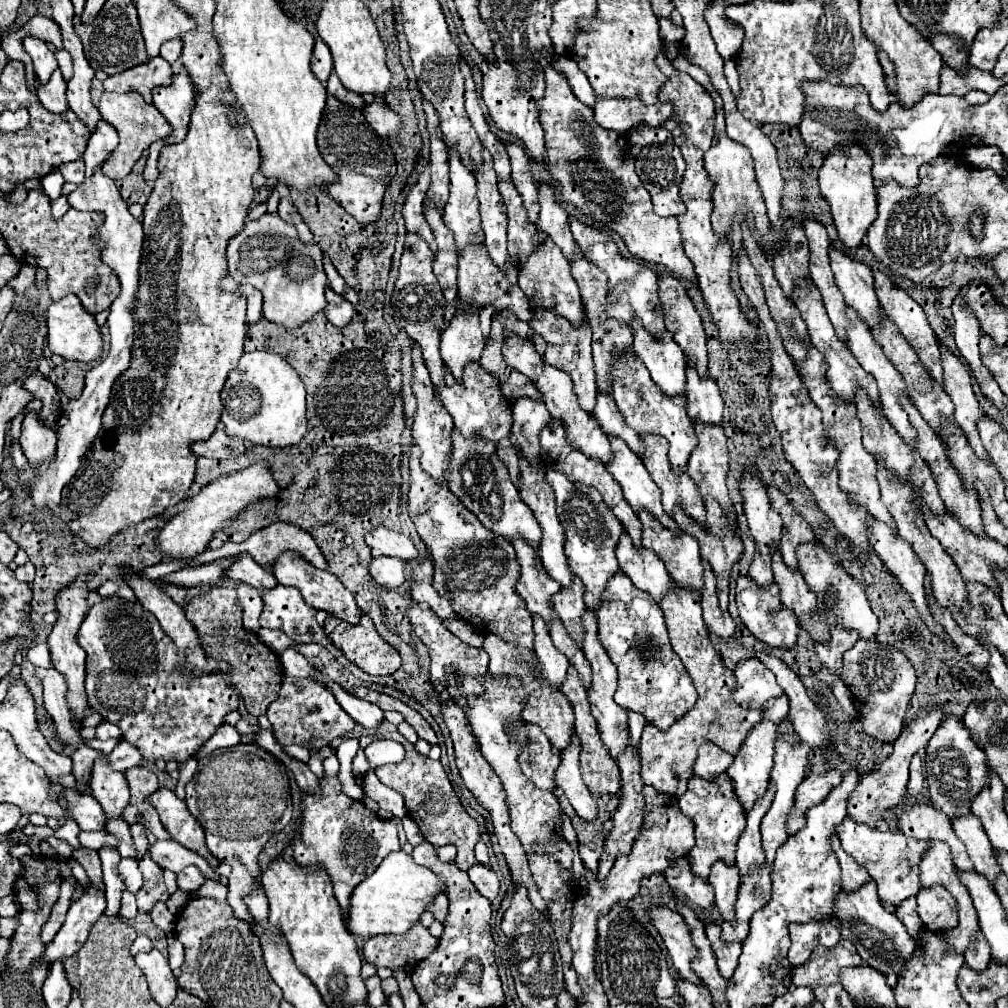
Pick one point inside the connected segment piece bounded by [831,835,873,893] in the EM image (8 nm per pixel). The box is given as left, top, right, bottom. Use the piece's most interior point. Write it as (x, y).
(853, 876)

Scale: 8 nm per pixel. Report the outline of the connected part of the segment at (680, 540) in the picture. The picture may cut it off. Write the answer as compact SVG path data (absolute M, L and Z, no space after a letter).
M639 511L639 519L643 523L643 547L659 555L679 587L703 593L703 563L697 541L687 533L675 535L665 529L647 511Z

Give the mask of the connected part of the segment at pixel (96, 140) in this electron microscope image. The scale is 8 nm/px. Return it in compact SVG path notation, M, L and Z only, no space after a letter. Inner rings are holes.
M99 121L95 133L89 137L85 155L81 157L87 165L87 169L85 169L87 175L93 173L93 169L99 167L107 159L107 155L117 147L117 141L119 141L117 131L107 121Z

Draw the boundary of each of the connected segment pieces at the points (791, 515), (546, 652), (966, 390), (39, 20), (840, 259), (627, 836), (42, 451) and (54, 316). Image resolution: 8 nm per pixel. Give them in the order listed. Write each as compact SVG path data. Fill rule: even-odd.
M769 487L767 495L771 499L771 507L775 507L775 511L779 511L779 515L783 517L783 539L781 539L783 561L787 563L787 567L797 571L799 569L797 547L803 543L815 543L815 535L809 529L809 525L797 515L797 511L789 505L789 501L775 487Z
M539 615L533 617L533 629L535 629L535 647L533 649L535 649L535 655L539 659L543 679L547 679L549 687L553 687L553 691L557 691L567 677L569 661L551 643L547 625L545 625L543 619L539 619Z
M941 345L941 365L943 365L945 391L955 403L955 421L963 429L975 455L989 463L991 459L989 459L987 451L983 449L979 431L977 431L977 421L983 417L983 411L981 411L981 407L973 395L973 389L971 389L971 375L965 369L965 365L943 345Z
M35 15L33 19L29 19L27 27L22 27L21 31L24 36L49 41L49 43L53 43L57 49L63 47L63 45L61 45L61 29L59 29L59 25L57 25L53 19L49 19L49 17Z
M831 245L831 267L835 273L835 283L841 289L845 303L857 311L857 315L867 323L869 329L879 327L879 301L873 291L871 269L859 261L849 259Z
M627 747L625 753L619 755L617 759L617 765L621 769L621 789L623 789L623 795L621 795L621 805L619 809L615 811L615 825L611 829L611 833L607 835L605 839L605 845L603 845L603 855L599 859L599 873L597 873L597 879L605 879L605 875L609 875L617 855L627 855L637 839L637 833L639 833L639 827L641 827L641 821L643 821L643 811L645 811L645 799L643 799L643 793L641 793L641 787L643 787L643 781L641 781L641 763L639 763L639 755Z
M33 411L27 413L23 419L23 433L19 443L29 465L43 465L55 459L57 437L37 419L37 413Z
M69 293L47 307L47 327L49 327L49 351L71 361L93 361L101 355L101 333L93 315L87 315L81 301Z

